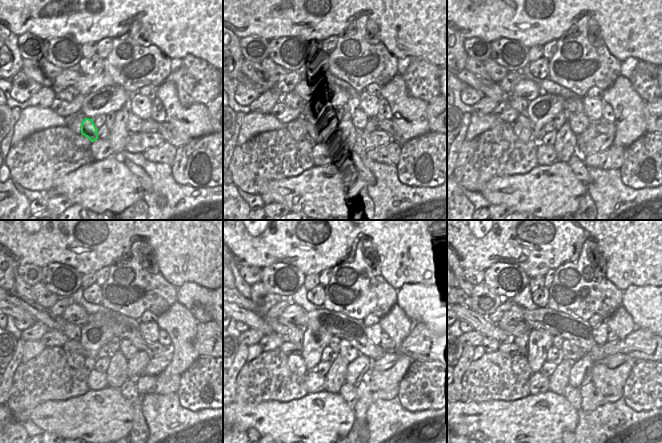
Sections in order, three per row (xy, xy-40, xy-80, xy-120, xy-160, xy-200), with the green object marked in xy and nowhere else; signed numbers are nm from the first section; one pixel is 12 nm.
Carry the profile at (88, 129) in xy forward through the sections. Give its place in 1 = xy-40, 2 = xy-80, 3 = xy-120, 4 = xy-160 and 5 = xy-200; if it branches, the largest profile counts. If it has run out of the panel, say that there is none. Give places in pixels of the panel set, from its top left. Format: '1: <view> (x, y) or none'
1: xy-40 (314, 133)
2: xy-80 (537, 134)
3: xy-120 (71, 345)
4: xy-160 (288, 348)
5: xy-200 (510, 348)

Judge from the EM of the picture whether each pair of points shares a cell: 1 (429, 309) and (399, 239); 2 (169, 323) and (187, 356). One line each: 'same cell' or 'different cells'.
1: different cells
2: same cell

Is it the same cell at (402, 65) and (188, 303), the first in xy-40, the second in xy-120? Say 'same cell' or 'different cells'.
same cell

